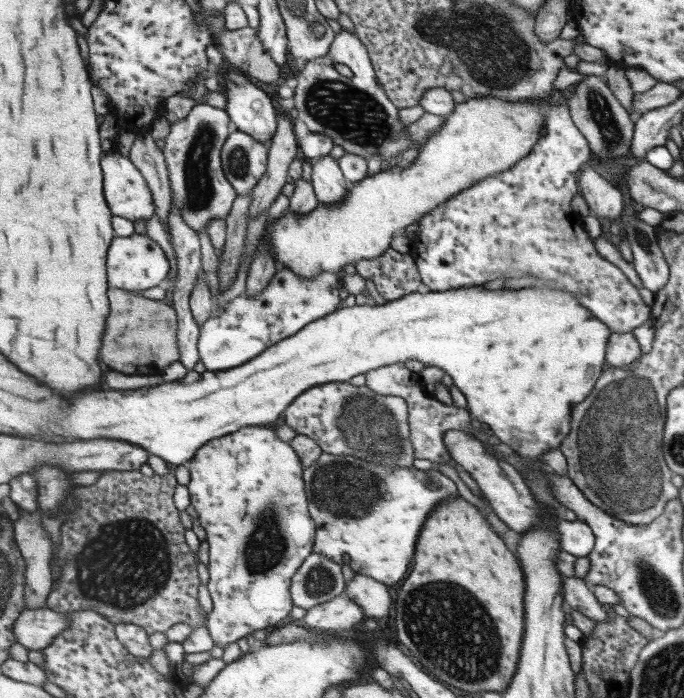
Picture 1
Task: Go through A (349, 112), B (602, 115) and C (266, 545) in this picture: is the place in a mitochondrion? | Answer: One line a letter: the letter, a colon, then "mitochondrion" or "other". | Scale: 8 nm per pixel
A: mitochondrion
B: mitochondrion
C: mitochondrion

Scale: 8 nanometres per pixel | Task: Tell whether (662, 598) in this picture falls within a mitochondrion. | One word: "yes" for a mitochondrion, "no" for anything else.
yes

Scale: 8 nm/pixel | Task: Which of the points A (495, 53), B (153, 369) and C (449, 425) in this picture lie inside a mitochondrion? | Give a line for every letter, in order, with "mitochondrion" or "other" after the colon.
A: mitochondrion
B: other
C: other

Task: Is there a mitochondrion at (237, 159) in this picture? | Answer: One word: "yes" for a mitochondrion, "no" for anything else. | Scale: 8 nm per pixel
yes

